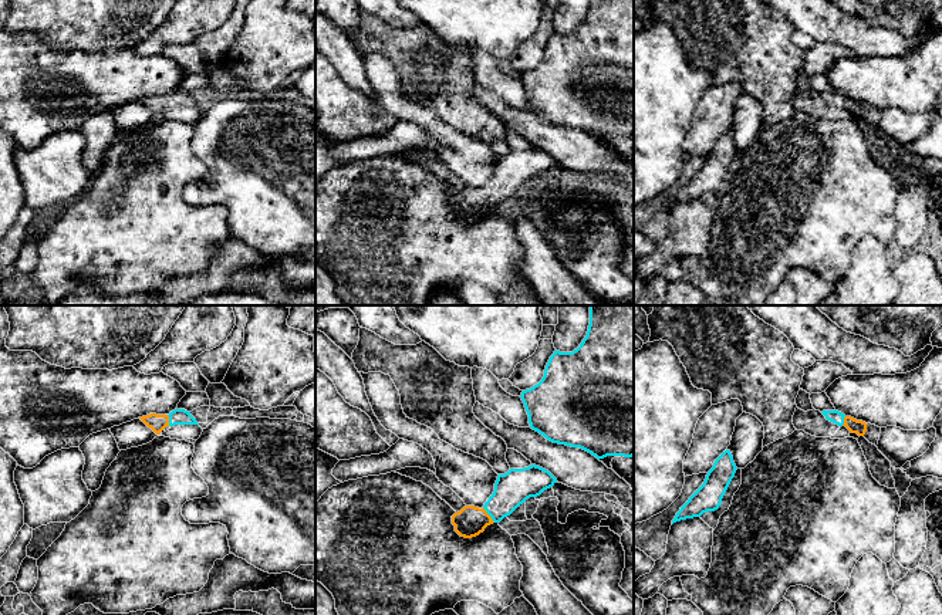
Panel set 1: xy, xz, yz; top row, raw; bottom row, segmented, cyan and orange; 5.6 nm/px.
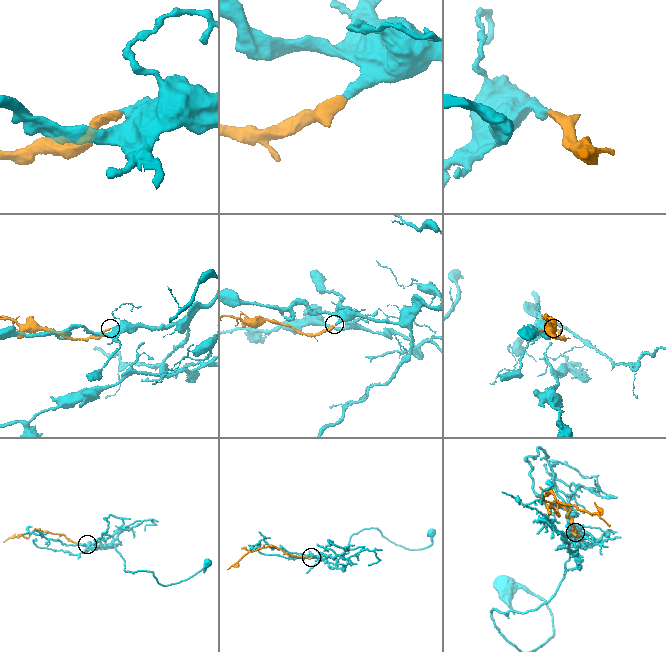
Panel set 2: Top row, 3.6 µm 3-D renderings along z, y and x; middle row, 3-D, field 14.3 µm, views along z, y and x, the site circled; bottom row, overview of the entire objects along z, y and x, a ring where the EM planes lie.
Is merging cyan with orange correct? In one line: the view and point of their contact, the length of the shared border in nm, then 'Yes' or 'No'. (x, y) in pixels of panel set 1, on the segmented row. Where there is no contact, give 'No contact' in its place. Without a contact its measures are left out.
Touches cyan at xz (488, 513). Shared border 110 nm. Yes

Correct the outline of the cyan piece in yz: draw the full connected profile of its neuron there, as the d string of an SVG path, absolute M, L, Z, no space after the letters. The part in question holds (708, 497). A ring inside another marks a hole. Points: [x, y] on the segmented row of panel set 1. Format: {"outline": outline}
{"outline": "M725 450L708 472L703 484L689 497L676 513L672 524L681 520L700 517L703 513L715 511L735 477L737 467L730 450Z"}

